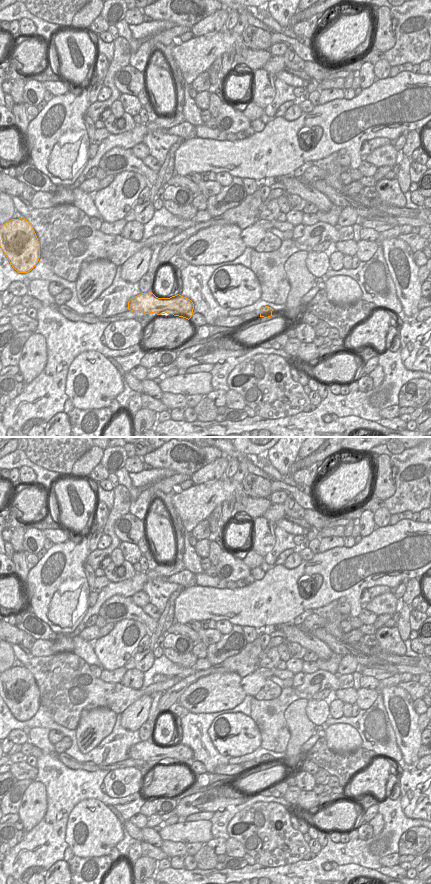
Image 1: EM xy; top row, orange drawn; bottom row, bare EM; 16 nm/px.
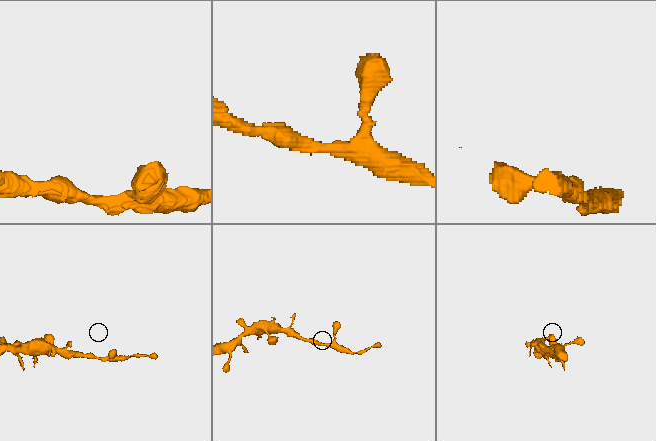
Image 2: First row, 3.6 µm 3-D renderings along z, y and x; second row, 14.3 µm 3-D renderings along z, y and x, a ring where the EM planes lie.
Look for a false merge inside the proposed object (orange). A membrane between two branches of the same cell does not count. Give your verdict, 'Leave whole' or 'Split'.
Leave whole.

